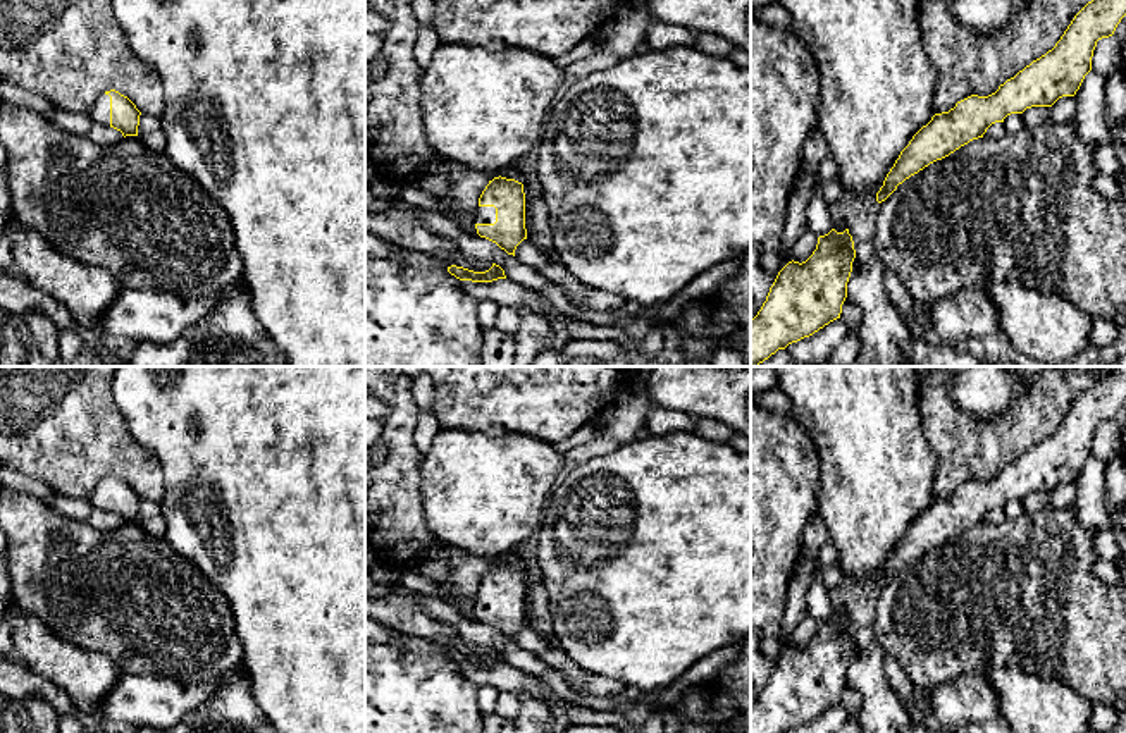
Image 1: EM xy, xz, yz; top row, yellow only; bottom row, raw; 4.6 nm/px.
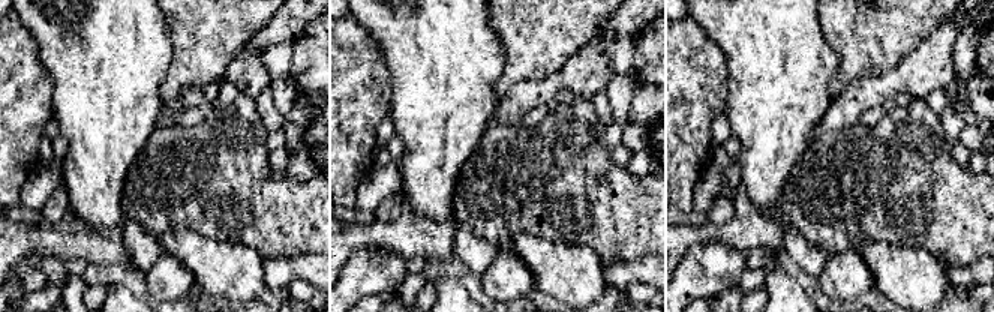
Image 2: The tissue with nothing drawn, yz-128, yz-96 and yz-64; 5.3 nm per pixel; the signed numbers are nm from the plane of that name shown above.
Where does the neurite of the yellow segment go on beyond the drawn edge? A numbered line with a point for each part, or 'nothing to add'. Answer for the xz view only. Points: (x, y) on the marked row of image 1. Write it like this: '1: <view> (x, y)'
1: xz (482, 214)

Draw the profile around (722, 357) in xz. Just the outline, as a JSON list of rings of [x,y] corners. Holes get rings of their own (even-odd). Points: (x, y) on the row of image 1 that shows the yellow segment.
[[[718,349],[711,360],[709,366],[746,366],[742,356],[732,349]]]

